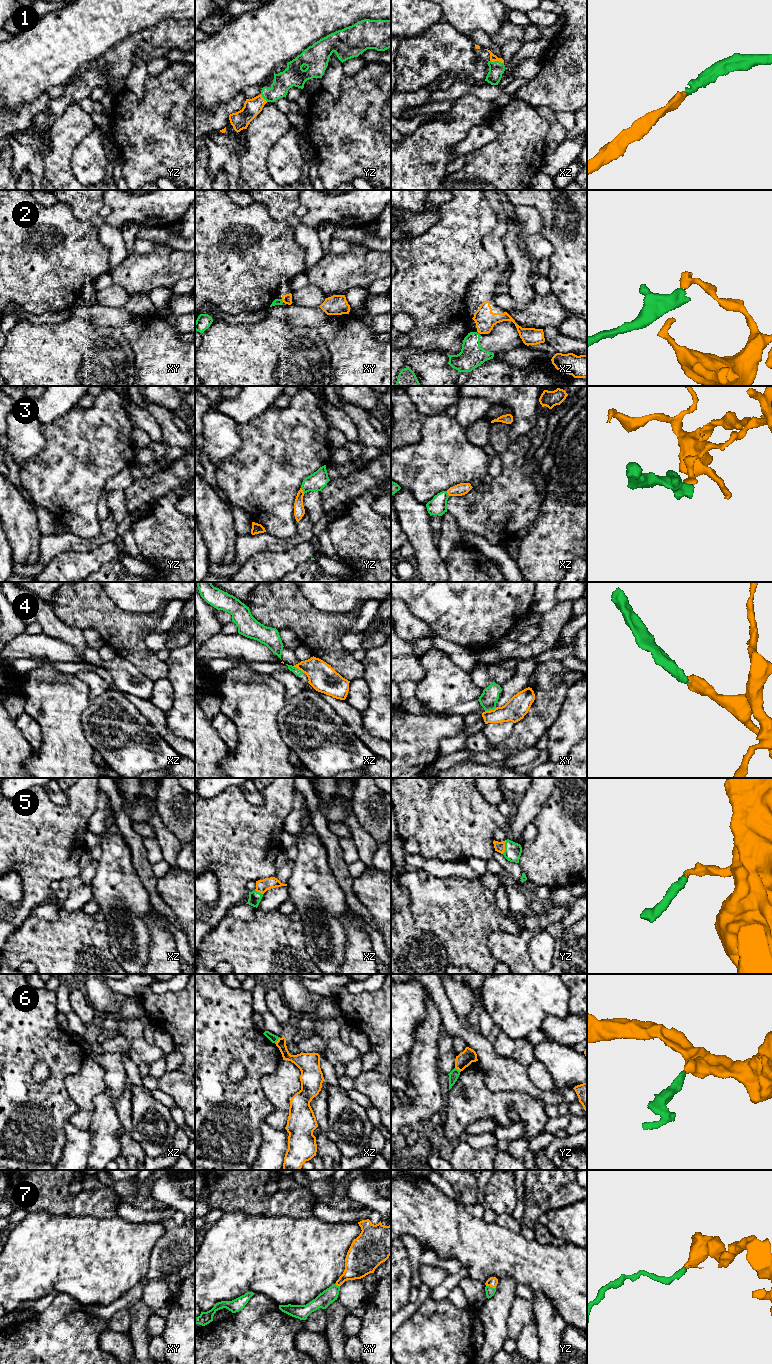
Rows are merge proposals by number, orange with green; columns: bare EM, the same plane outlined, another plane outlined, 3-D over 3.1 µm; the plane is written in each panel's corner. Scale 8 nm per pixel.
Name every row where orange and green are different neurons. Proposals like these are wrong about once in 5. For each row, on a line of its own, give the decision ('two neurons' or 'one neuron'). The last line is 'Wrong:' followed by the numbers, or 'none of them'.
1: one neuron
2: two neurons
3: two neurons
4: two neurons
5: one neuron
6: two neurons
7: one neuron
Wrong: 2, 3, 4, 6

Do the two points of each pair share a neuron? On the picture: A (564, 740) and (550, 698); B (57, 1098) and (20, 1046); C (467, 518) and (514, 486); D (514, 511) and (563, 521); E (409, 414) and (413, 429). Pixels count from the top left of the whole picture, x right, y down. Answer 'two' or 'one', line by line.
A: two
B: one
C: one
D: two
E: one

